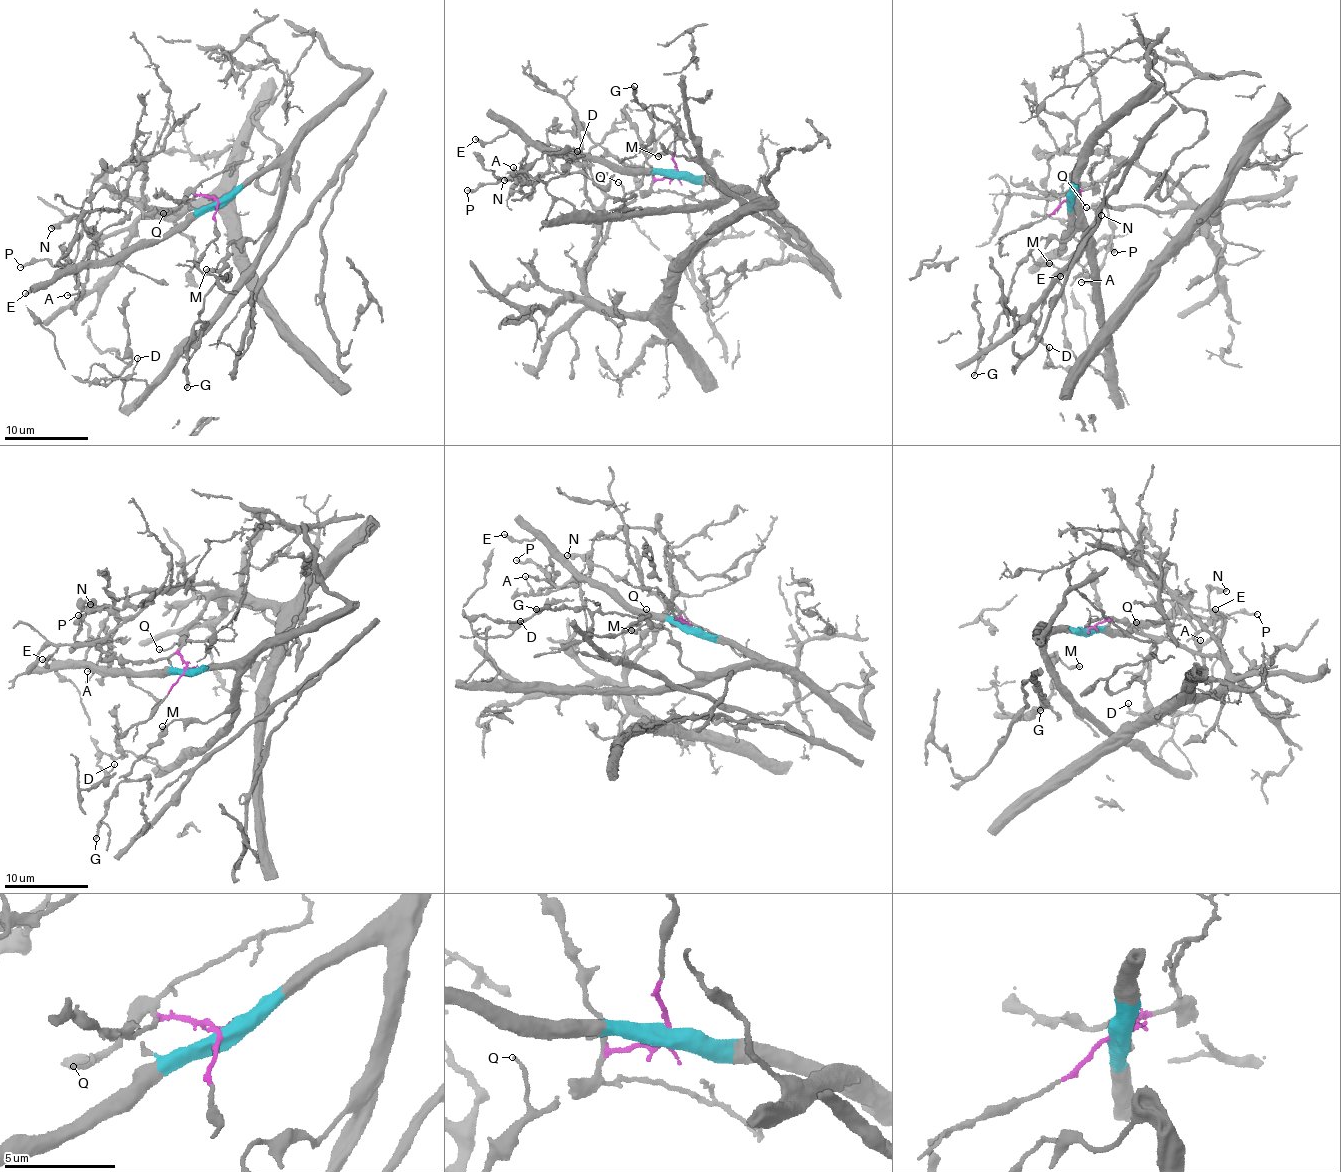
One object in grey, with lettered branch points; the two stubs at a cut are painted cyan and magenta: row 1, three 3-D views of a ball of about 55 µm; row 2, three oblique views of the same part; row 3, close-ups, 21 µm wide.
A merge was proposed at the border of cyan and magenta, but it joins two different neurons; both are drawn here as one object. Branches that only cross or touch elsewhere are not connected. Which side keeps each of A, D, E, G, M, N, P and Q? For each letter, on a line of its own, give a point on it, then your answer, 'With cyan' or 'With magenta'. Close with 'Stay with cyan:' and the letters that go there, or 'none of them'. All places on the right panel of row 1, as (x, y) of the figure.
A: Place: (1081, 282). With cyan
D: Place: (1049, 347). With cyan
E: Place: (1060, 276). With cyan
G: Place: (974, 375). With cyan
M: Place: (1049, 263). With cyan
N: Place: (1101, 215). With cyan
P: Place: (1114, 252). With cyan
Q: Place: (1086, 207). With magenta
Stay with cyan: A, D, E, G, M, N, P

